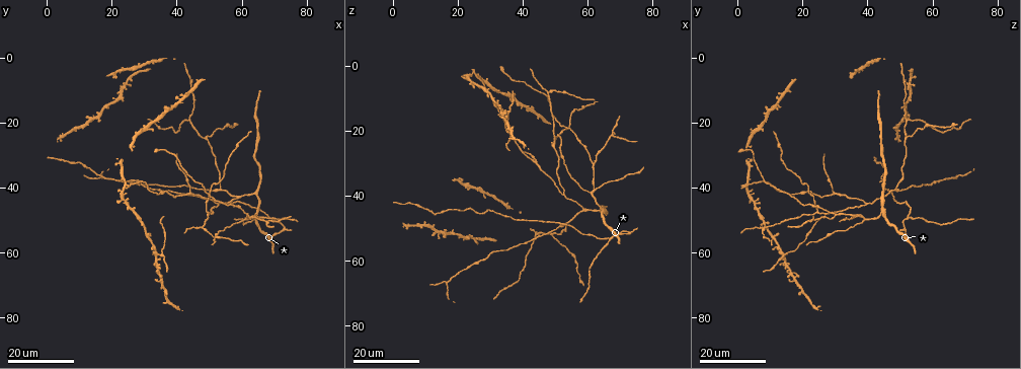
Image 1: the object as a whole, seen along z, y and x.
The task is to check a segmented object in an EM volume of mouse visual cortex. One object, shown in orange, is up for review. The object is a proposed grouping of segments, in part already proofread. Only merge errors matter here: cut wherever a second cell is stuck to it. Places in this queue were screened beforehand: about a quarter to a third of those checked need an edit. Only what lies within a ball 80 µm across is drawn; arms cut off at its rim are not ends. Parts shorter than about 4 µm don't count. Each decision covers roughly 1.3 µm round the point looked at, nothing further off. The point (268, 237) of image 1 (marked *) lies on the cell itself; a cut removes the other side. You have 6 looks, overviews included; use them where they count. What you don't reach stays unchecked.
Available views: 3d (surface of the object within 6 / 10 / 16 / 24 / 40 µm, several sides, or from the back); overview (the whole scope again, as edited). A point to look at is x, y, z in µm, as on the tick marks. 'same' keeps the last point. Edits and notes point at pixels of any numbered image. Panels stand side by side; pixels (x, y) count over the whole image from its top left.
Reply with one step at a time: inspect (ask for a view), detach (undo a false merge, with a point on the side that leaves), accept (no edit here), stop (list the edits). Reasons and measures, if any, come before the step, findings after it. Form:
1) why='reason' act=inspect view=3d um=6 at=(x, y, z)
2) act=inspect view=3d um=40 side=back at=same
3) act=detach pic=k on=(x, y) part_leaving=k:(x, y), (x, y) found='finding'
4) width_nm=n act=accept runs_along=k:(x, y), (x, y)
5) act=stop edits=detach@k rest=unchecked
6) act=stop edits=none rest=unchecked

act=inspect view=3d um=16 at=(64.5, 47.5, 44.5)

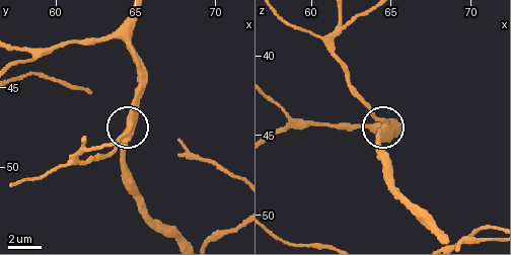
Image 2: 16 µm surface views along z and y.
act=inspect view=3d um=6 at=(64.1, 47.9, 44.1)

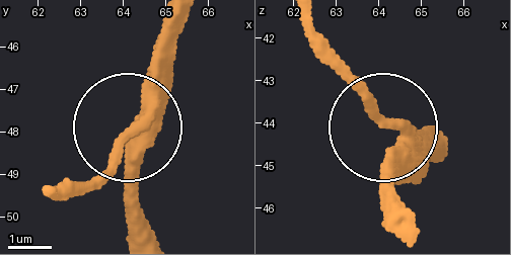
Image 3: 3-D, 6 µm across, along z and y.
act=accept runs_along=3:(406, 228), (387, 130), (322, 47) found='continuous, no second cell'

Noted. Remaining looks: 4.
why='small branch off a trunk' act=inspect view=3d um=24 at=(62.5, 49.0, 38.0)

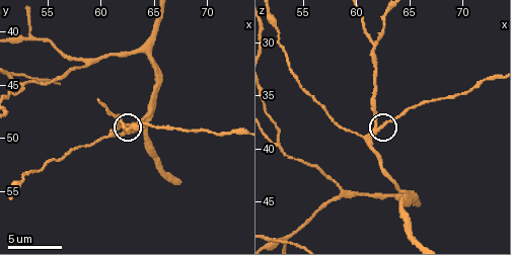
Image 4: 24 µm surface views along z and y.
act=inspect view=3d um=6 at=same

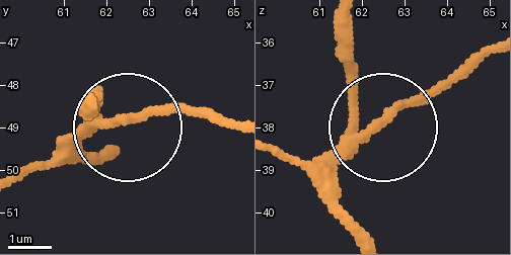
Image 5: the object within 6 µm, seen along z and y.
side_arm_um=19 act=accept runs_along=5:(368, 237), (336, 171), (470, 66) found='all the same cell'

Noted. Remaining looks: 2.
act=inspect view=3d um=24 at=(48.5, 52.5, 8.5)

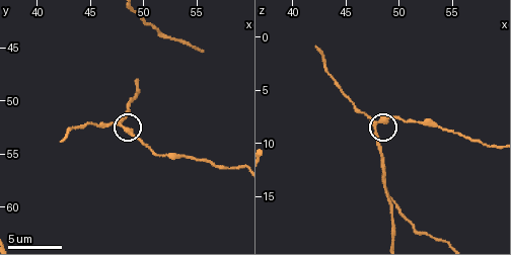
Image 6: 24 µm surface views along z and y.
act=inspect view=3d um=10 at=(48.0, 52.6, 7.8)

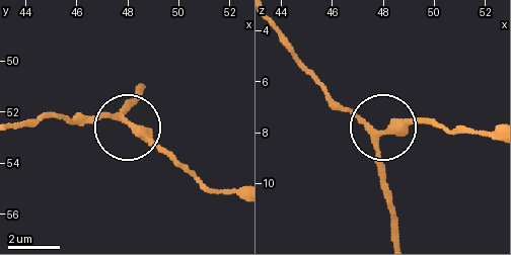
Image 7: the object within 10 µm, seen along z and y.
arms=3 act=accept runs_along=7:(395, 238), (376, 154), (385, 132), (370, 132), (326, 97) found='continuous, no second cell'

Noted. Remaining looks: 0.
act=stop edits=none rest=unchecked

